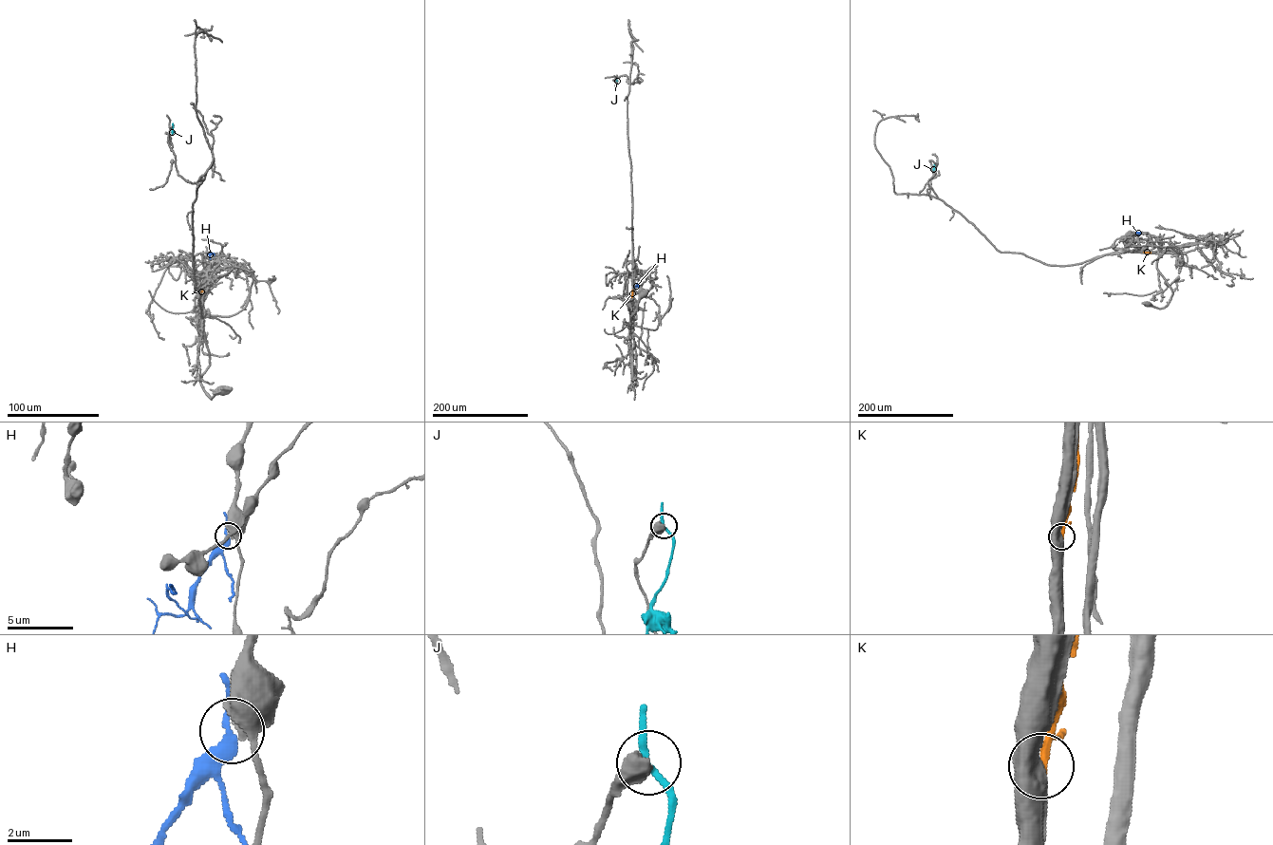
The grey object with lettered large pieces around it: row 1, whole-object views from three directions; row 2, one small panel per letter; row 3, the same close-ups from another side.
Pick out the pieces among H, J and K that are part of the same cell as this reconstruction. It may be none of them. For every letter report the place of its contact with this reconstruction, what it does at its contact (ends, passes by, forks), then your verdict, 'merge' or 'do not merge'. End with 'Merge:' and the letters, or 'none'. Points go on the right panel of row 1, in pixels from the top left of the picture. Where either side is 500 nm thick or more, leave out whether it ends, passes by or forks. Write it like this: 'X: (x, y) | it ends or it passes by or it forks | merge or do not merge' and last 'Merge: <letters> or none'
H: (1136, 233) | merge
J: (934, 165) | do not merge
K: (1151, 253) | do not merge
Merge: H

